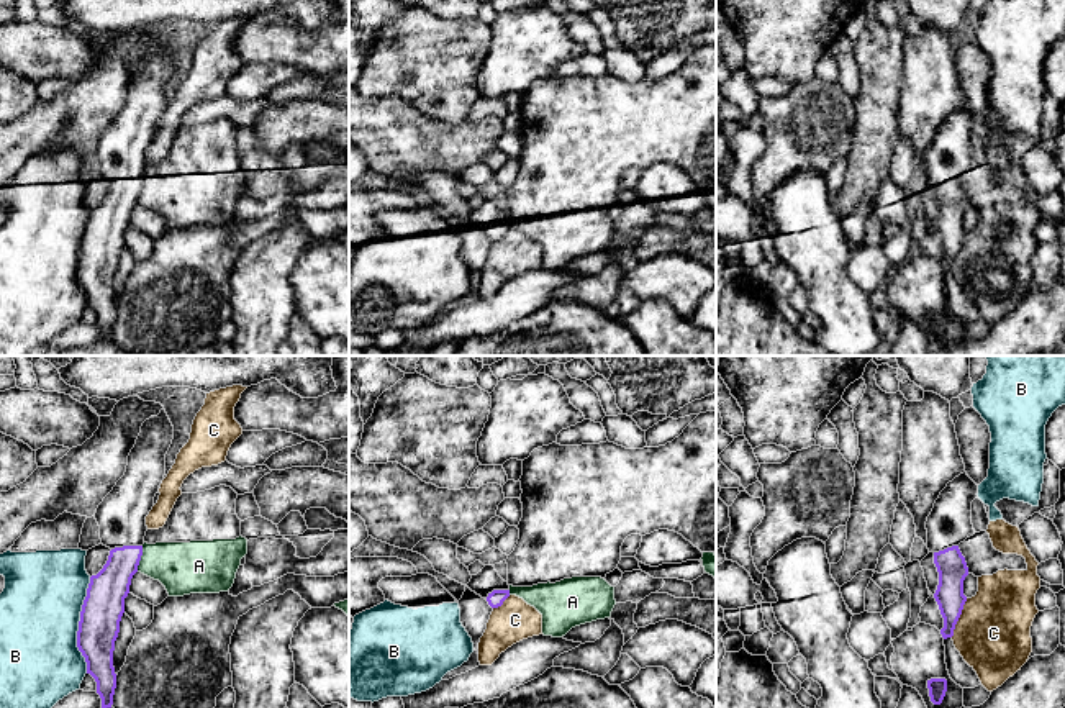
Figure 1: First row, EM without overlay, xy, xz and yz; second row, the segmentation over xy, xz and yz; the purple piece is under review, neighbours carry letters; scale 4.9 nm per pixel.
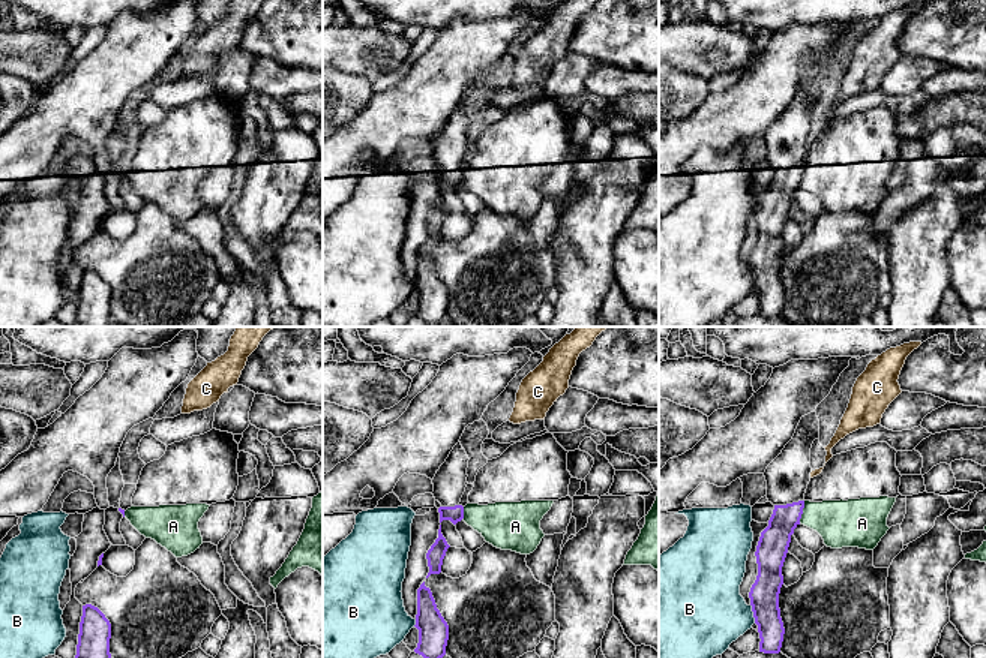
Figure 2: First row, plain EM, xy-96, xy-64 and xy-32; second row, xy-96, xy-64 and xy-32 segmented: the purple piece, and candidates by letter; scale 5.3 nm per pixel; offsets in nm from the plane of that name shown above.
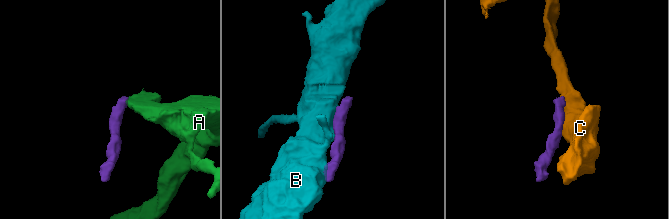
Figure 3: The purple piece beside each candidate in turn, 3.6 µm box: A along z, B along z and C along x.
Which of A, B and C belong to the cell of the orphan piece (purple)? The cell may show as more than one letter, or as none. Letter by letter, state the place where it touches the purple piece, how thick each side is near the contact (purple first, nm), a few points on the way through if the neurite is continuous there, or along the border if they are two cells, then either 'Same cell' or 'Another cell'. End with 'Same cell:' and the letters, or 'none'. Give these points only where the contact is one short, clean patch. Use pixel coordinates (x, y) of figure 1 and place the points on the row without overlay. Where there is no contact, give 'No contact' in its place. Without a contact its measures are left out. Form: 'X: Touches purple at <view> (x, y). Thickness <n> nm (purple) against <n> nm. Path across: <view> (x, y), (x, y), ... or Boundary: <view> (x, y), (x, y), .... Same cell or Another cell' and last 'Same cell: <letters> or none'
A: Touches purple at xy (140, 192). Thickness 190 nm (purple) against 260 nm. Boundary: xy (143, 179), (136, 204). Another cell
B: Touches purple at xy (79, 258). Thickness 200 nm (purple) against 400 nm. Another cell
C: Touches purple at yz (959, 249). Thickness 150 nm (purple) against 360 nm. Another cell
Same cell: none

